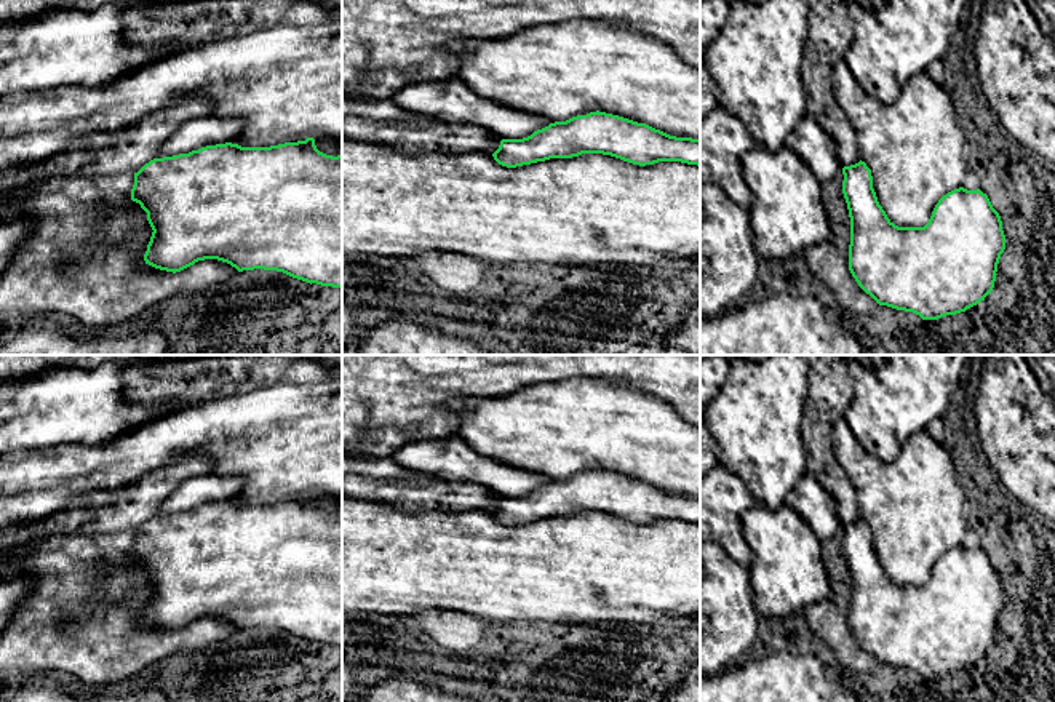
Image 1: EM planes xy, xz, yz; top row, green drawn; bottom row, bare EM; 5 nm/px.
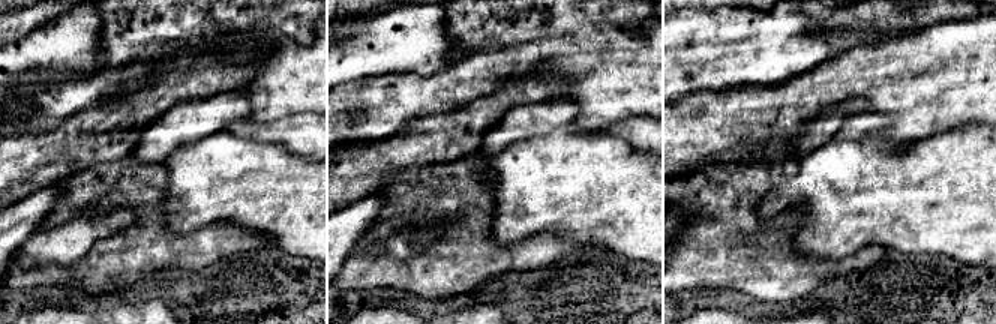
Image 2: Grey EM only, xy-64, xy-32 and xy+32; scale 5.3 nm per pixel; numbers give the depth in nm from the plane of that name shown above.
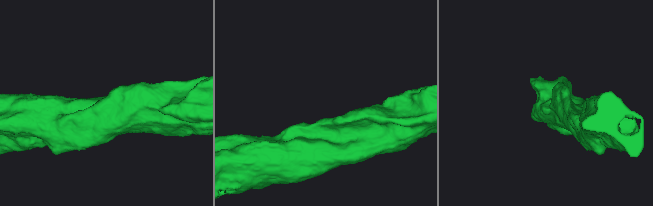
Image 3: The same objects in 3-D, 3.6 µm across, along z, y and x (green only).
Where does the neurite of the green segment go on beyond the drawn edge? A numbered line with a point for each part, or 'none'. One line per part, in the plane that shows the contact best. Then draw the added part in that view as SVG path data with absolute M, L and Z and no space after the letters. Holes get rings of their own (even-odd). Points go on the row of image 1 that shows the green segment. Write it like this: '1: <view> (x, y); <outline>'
none

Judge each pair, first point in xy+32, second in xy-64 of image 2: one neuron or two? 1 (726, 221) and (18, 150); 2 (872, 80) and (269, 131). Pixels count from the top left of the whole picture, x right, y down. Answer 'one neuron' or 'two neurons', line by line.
1: two neurons
2: two neurons

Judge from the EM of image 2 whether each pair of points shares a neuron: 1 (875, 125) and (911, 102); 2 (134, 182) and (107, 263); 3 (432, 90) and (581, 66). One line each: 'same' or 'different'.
1: different
2: same
3: same

